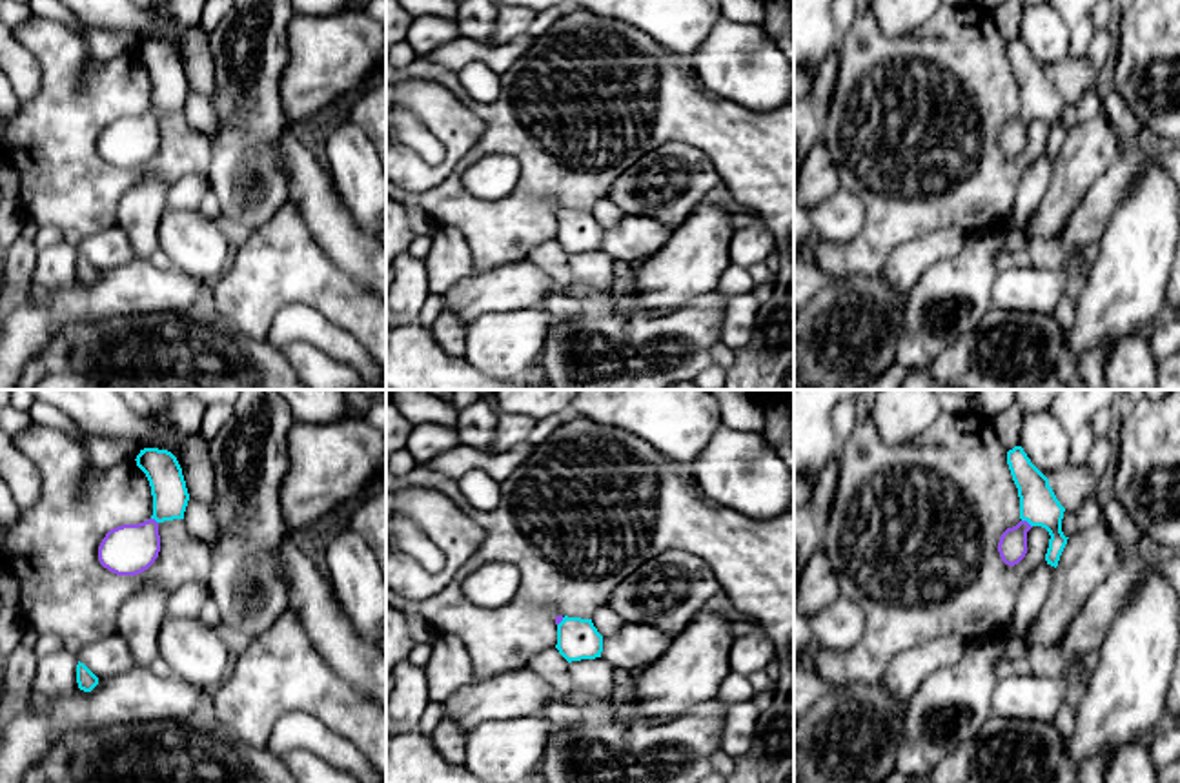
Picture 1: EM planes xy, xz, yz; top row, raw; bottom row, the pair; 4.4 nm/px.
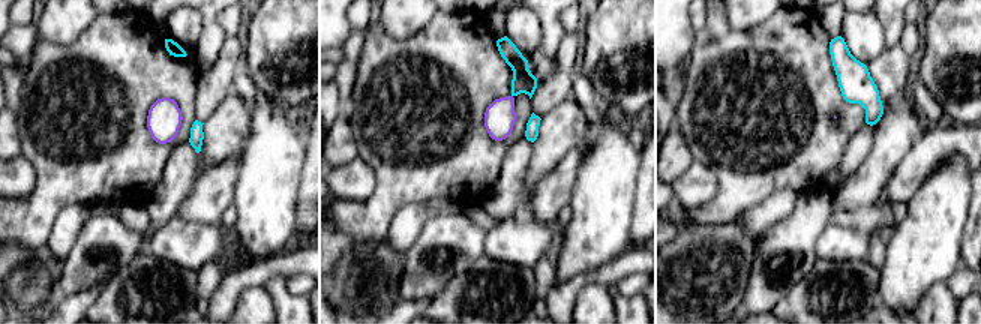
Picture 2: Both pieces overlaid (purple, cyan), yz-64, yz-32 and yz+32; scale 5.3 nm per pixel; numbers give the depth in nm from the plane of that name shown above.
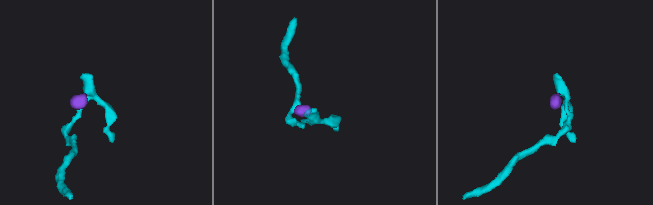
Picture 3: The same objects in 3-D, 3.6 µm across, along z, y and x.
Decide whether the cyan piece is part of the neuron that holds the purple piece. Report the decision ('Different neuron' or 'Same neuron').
Same neuron

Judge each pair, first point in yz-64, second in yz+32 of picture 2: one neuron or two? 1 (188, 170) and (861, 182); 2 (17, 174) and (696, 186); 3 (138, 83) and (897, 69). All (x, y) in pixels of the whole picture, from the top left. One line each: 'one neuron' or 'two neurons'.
1: two neurons
2: one neuron
3: two neurons

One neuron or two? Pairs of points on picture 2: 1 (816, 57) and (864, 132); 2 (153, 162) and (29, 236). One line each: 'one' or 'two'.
1: two
2: one

